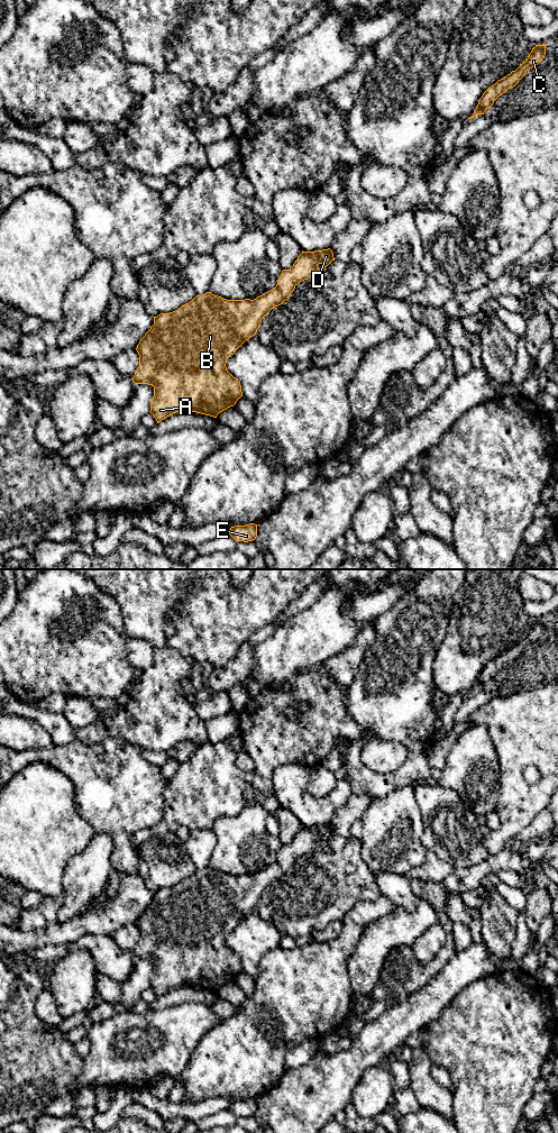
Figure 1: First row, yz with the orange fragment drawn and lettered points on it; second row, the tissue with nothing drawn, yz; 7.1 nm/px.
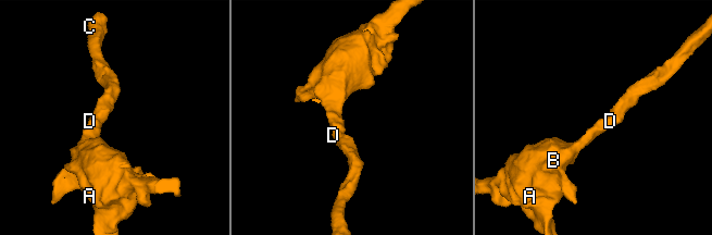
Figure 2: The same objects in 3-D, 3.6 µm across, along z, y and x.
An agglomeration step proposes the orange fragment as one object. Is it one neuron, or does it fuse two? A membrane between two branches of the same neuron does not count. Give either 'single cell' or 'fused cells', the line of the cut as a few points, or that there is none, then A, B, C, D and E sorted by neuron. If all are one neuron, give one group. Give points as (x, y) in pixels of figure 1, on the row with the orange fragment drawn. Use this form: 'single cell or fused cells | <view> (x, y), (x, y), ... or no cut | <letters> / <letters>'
single cell | no cut | A B C D E

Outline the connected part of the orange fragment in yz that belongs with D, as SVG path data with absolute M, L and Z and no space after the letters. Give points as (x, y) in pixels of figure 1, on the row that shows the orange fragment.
M330 248L322 249L322 250L314 250L314 252L302 252L302 254L298 257L295 263L290 269L283 269L278 282L275 287L267 291L265 294L262 294L257 296L254 300L245 299L245 300L227 300L221 296L214 295L211 292L207 292L202 295L196 295L192 301L189 303L182 305L177 310L170 312L170 313L161 313L157 317L154 317L154 325L150 327L150 329L145 333L145 336L140 339L139 344L137 345L137 353L139 355L139 366L137 367L137 371L131 378L135 384L148 384L154 386L154 396L150 402L150 413L156 419L157 423L162 420L166 419L167 417L172 415L173 413L176 413L179 411L192 411L205 415L210 415L213 418L217 418L217 415L227 410L230 406L234 406L236 402L243 396L241 392L241 385L240 382L234 377L226 367L227 359L236 353L236 350L250 337L255 336L257 332L257 329L259 328L262 323L262 319L275 307L281 305L284 301L289 299L291 293L294 291L295 286L304 281L308 280L317 274L320 273L320 269L318 267L319 264L322 264L324 267L327 267L332 261L335 261L333 253Z

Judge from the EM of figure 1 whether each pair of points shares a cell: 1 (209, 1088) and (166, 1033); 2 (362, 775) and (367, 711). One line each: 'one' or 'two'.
1: two
2: one

